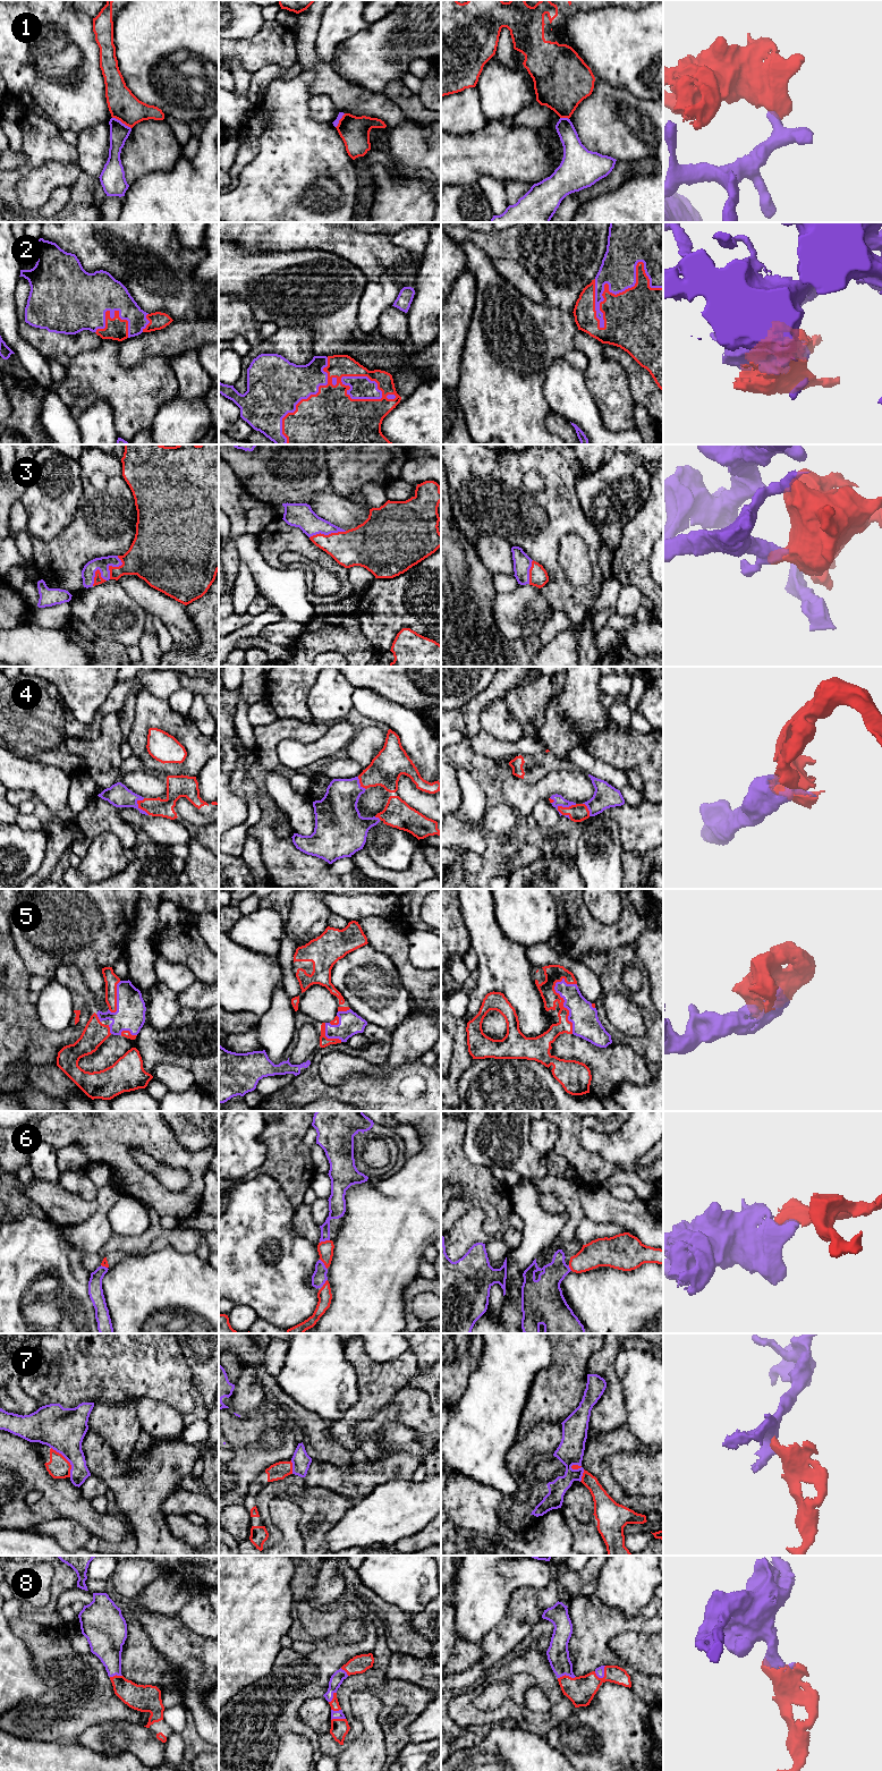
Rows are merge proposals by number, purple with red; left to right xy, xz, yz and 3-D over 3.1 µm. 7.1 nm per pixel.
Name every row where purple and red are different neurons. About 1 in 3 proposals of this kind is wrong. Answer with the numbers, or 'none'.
1, 7

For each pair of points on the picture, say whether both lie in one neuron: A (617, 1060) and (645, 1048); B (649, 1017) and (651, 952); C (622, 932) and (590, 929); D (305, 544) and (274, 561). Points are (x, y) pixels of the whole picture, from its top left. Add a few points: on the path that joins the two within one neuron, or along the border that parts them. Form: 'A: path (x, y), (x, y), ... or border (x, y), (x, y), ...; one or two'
A: border (612, 1041), (627, 1044), (646, 1061); two
B: border (641, 960), (647, 972), (651, 998); two
C: path (615, 934), (598, 934); one
D: path (296, 544), (285, 544), (277, 552); one

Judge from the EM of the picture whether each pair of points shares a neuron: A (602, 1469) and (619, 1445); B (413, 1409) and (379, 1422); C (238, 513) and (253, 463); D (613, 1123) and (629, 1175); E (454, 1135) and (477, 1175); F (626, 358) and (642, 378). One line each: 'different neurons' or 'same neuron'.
A: same neuron
B: same neuron
C: different neurons
D: different neurons
E: same neuron
F: same neuron

